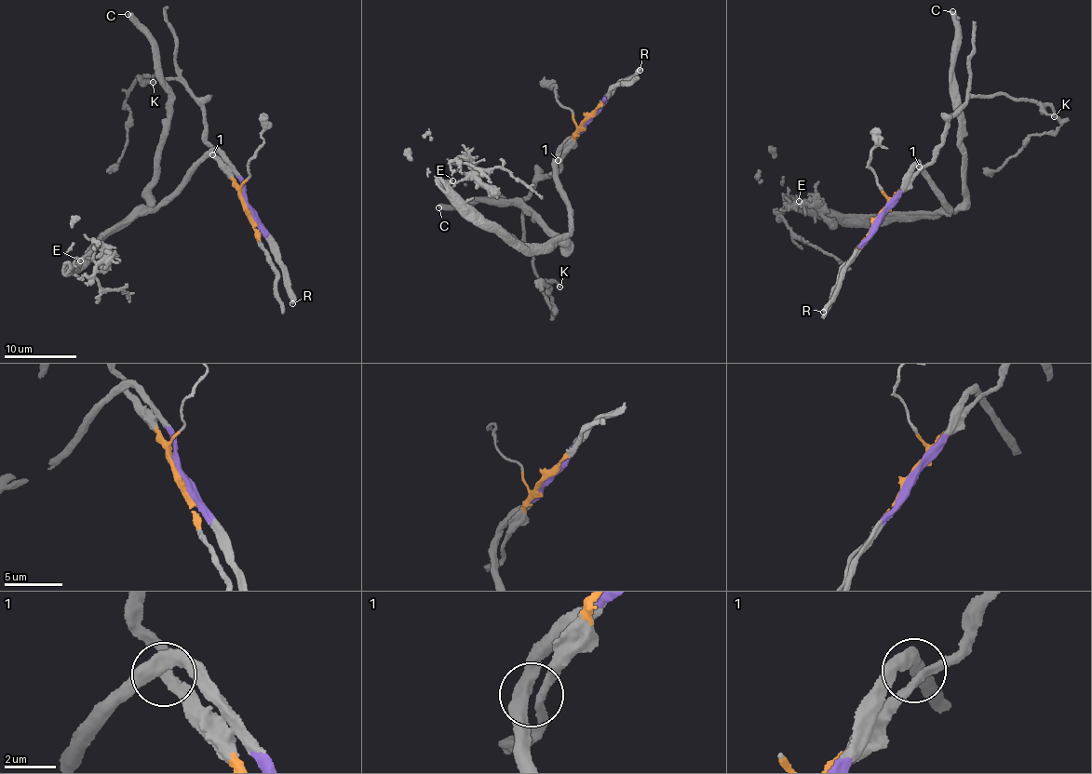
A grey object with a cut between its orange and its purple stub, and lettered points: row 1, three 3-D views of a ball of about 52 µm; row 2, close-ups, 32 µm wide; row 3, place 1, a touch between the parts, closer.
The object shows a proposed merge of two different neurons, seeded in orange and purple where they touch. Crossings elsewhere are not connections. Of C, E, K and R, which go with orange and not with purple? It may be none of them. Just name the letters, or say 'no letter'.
K

